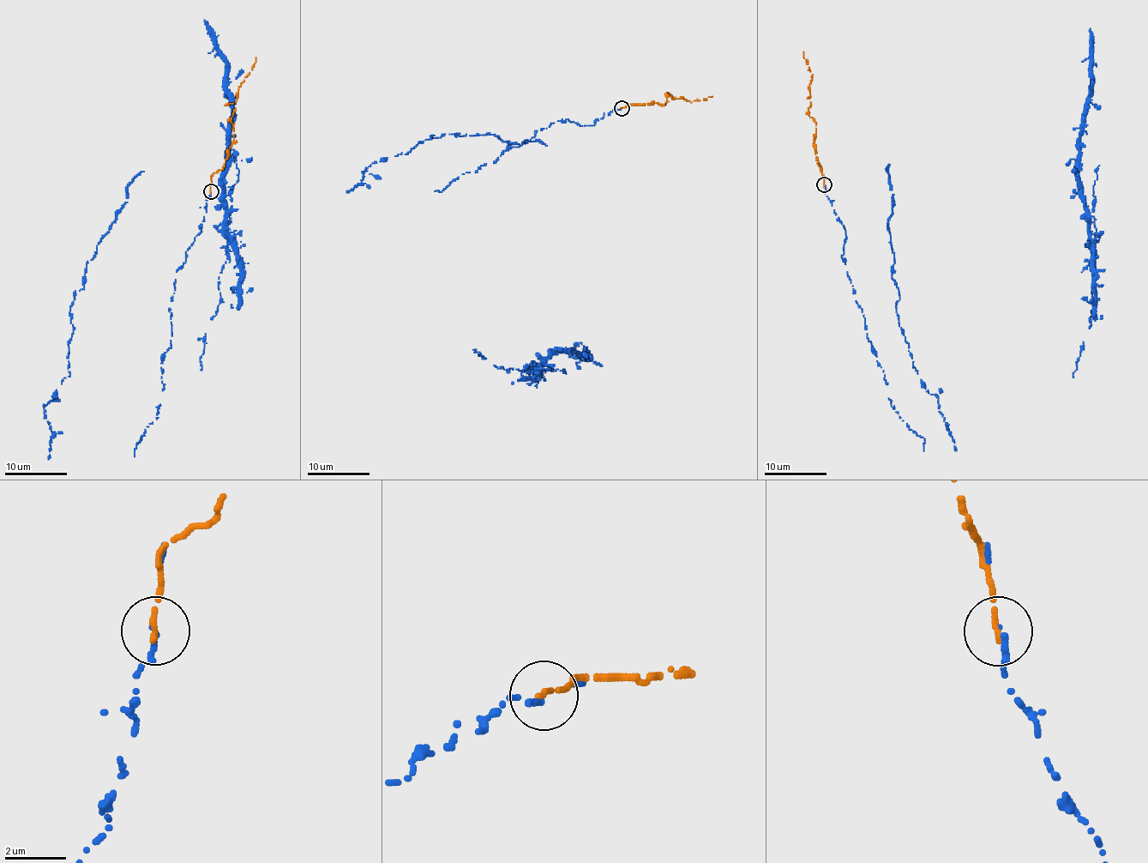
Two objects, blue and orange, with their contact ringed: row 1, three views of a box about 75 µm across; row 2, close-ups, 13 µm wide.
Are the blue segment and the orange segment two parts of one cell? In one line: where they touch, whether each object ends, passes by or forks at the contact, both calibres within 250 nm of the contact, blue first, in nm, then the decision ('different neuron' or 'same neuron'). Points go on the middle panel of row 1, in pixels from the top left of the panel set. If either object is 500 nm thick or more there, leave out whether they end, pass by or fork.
(622, 108) | blue ends | orange ends | 200/190 nm | same neuron

